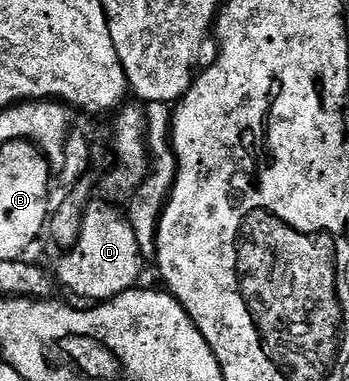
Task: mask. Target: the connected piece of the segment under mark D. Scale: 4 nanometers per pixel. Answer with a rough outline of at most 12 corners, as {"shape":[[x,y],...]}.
{"shape":[[91,201],[56,269],[72,293],[109,302],[139,285],[129,217]]}

